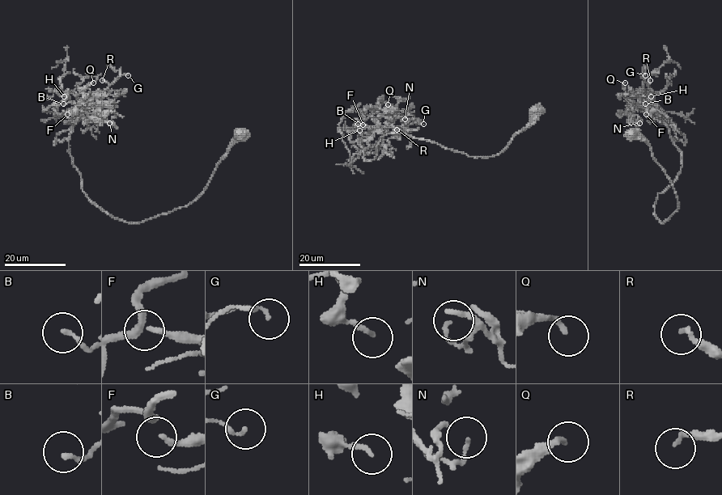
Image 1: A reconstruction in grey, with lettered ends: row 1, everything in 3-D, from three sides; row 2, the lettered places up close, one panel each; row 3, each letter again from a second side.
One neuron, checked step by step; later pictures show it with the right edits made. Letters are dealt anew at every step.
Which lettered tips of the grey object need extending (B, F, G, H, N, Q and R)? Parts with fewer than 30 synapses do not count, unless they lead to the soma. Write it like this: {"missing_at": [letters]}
{"missing_at": []}

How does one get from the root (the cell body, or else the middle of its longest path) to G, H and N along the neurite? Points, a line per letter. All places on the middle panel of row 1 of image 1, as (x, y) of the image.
G: (537, 111), (494, 156), (470, 157), (388, 133), (375, 157), (364, 159), (389, 127), (423, 124)
H: (537, 111), (489, 157), (388, 133), (375, 157), (365, 160), (375, 129), (359, 120), (359, 130)
N: (537, 111), (494, 156), (470, 157), (388, 133), (375, 157), (365, 160), (380, 118), (400, 110), (405, 119)

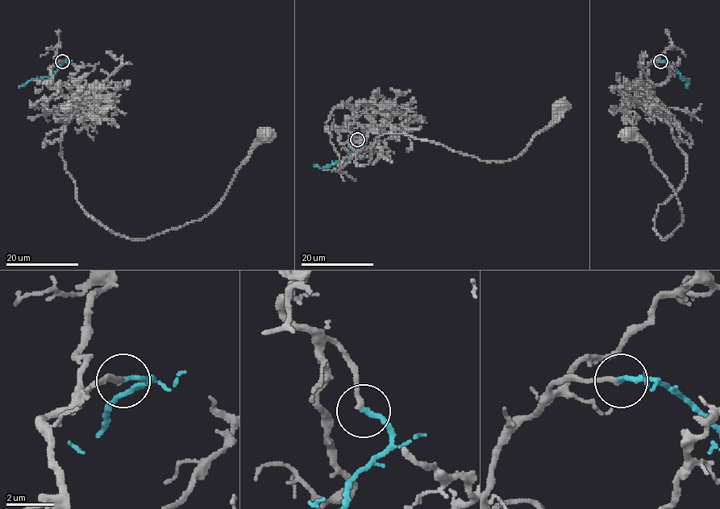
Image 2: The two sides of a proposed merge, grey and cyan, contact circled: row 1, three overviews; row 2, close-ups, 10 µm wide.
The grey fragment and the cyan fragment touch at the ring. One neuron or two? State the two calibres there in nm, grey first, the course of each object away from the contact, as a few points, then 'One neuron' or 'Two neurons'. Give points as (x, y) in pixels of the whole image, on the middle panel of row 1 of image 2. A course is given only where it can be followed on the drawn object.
Thickness 220 nm (grey) against 190 nm. Course of grey: (357, 139), (345, 124), (355, 117), (370, 129), (360, 166), (375, 138), (405, 133), (509, 161), (561, 106). Course of cyan: (357, 139), (360, 145), (346, 160), (335, 161), (329, 167), (314, 166). One neuron

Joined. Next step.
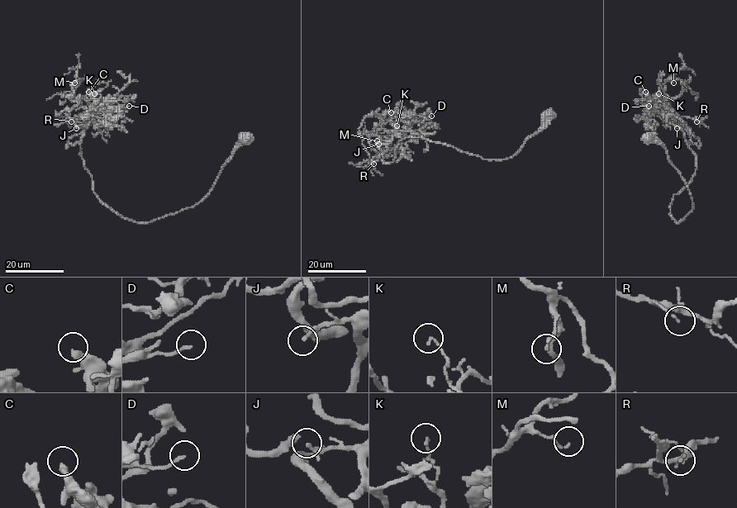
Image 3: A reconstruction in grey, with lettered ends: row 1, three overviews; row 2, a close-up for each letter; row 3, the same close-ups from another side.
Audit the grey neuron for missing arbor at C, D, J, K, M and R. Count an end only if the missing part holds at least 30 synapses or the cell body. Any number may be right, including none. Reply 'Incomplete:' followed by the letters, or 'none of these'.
Incomplete: J

